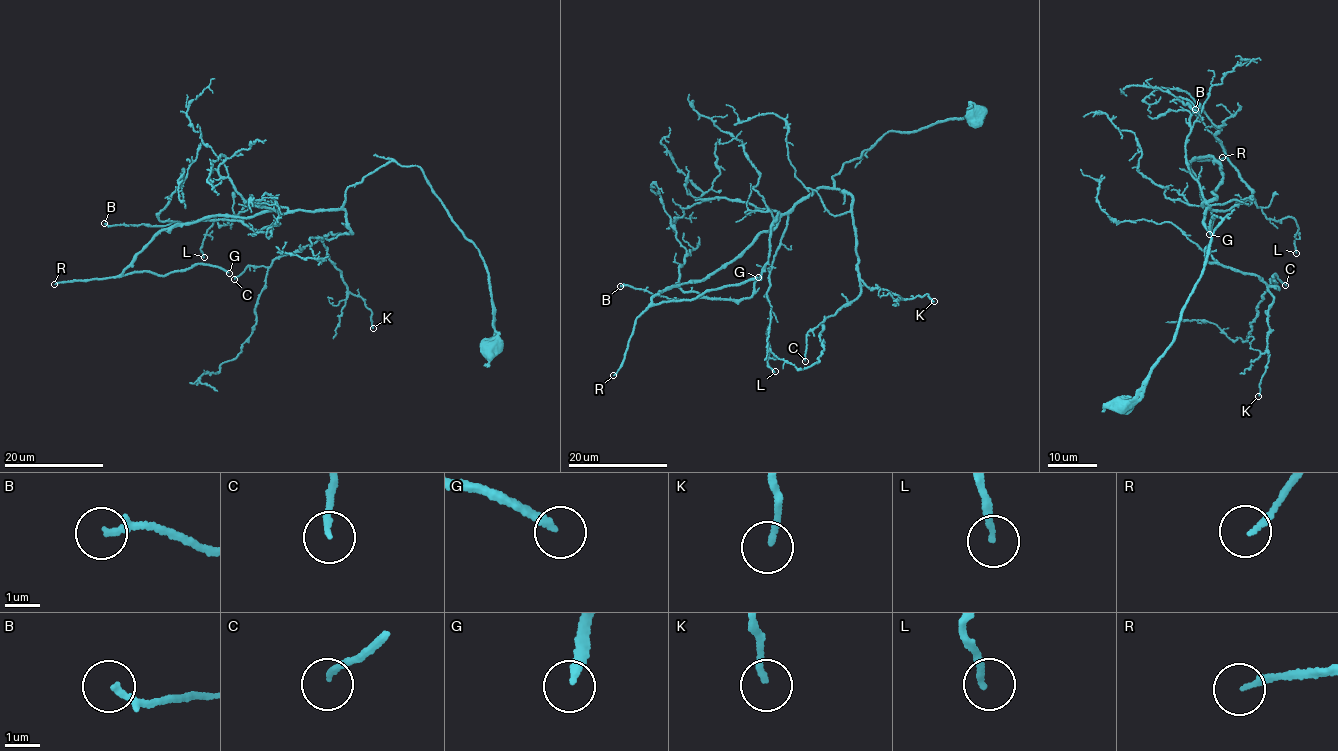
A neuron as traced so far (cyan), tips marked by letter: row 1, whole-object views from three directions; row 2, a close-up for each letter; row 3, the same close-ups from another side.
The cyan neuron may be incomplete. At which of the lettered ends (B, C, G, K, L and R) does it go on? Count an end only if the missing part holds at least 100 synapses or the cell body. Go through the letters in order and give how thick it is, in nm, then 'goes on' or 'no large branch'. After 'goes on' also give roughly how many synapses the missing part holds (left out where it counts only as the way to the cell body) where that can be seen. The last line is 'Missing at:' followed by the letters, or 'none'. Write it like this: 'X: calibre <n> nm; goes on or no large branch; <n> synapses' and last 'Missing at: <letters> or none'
B: calibre 190 nm; no large branch
C: calibre 140 nm; no large branch
G: calibre 240 nm; goes on; 500 synapses
K: calibre 150 nm; no large branch
L: calibre 170 nm; no large branch
R: calibre 150 nm; goes on; 350 synapses
Missing at: G, R

